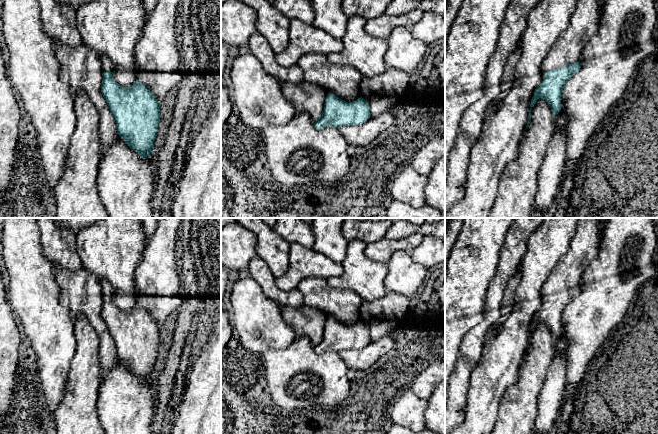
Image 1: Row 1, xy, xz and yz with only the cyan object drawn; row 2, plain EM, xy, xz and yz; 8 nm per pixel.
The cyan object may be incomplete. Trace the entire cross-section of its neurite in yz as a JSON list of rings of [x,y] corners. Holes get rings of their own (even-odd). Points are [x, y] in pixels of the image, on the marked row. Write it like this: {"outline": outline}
{"outline": [[[576,0],[575,11],[570,18],[569,25],[559,36],[542,65],[544,78],[542,83],[535,89],[534,96],[531,99],[526,129],[531,121],[532,107],[538,99],[541,98],[548,102],[554,116],[561,111],[561,97],[565,84],[580,70],[583,50],[599,28],[599,16],[601,14],[599,1],[600,0]]]}

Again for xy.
{"outline": [[[101,57],[101,61],[103,70],[101,92],[115,118],[117,133],[137,154],[142,158],[148,158],[154,149],[158,132],[160,104],[152,92],[137,79],[131,87],[119,85],[112,75],[114,64],[107,57]]]}

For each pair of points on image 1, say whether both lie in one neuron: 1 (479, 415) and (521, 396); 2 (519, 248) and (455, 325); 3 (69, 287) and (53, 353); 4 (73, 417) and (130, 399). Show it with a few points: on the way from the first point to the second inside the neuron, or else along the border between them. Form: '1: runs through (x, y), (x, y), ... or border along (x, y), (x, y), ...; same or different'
1: border along (510, 385), (500, 403), (498, 418), (495, 423); different
2: border along (499, 261), (496, 273), (488, 288), (484, 306); different
3: border along (58, 283), (60, 302), (67, 308), (74, 319); different
4: border along (98, 387), (97, 416), (101, 423); different

